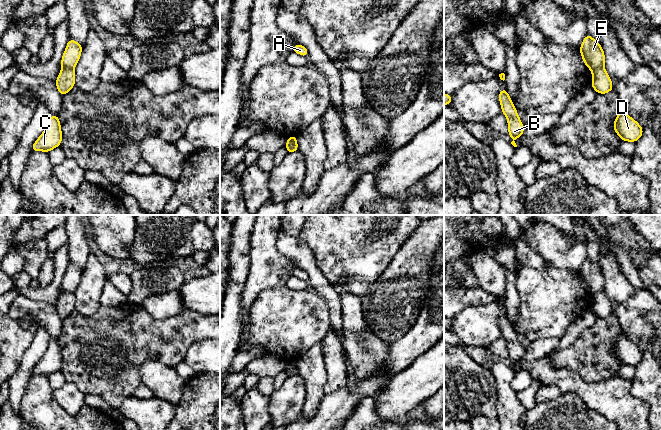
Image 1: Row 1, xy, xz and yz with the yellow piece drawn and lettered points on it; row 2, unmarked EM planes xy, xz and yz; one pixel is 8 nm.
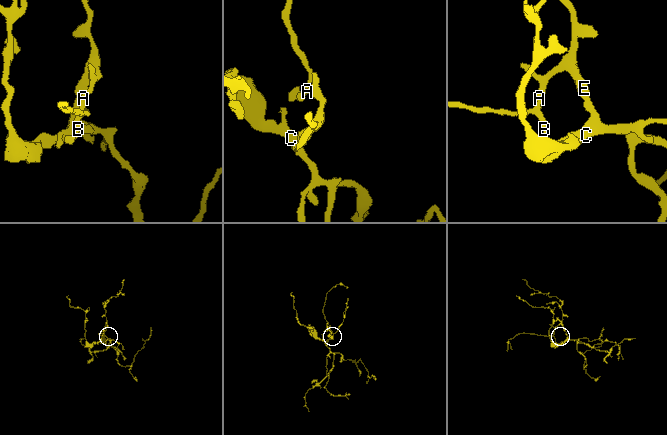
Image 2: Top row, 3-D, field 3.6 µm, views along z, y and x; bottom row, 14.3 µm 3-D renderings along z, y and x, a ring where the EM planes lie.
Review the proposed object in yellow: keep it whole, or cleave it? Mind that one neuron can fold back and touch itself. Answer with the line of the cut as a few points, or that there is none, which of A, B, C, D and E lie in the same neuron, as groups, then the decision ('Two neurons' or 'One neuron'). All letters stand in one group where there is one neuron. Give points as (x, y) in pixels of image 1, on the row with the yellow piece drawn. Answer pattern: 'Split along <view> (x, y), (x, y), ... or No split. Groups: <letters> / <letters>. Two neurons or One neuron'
Split along xy (62, 67), (73, 69). Groups: A B E / C D. Two neurons

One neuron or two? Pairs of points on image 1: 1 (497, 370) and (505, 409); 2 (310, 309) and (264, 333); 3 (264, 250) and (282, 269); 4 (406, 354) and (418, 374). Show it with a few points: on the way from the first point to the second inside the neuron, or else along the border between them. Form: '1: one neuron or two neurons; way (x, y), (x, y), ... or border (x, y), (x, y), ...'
1: one neuron; way (503, 380), (505, 399)
2: one neuron; way (299, 319), (281, 323), (275, 327)
3: one neuron; way (268, 255), (277, 264)
4: two neurons; border (430, 348), (394, 375)

